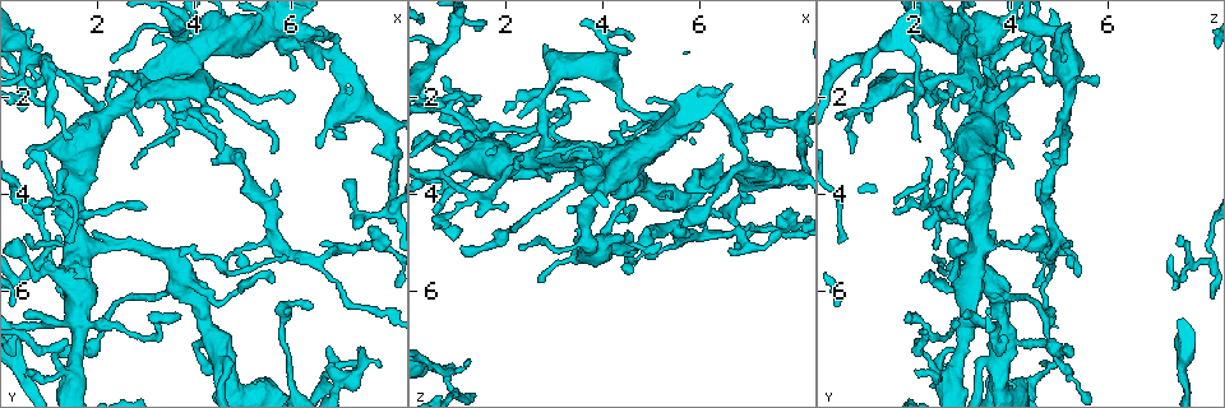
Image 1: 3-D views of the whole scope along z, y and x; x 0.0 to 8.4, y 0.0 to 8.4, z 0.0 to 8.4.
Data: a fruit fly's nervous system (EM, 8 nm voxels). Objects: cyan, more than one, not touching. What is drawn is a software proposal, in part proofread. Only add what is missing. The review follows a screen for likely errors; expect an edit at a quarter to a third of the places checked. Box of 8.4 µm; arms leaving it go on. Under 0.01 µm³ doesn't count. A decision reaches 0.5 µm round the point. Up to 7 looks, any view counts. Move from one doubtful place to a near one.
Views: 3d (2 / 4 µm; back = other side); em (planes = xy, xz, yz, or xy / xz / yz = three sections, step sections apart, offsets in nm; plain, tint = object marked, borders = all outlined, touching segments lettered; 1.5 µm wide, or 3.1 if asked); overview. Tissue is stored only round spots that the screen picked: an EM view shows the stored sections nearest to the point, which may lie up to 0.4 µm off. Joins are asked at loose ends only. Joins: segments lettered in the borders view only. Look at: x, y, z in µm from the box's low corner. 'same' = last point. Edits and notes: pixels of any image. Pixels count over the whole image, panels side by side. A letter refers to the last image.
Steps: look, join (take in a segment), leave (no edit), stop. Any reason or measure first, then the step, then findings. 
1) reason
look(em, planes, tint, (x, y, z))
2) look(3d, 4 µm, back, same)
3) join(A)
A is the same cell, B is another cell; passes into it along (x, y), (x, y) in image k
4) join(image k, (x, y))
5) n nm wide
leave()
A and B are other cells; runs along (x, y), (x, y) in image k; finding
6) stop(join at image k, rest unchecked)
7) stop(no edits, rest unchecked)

end of a long branch
look(em, xz, step 4, tint, (1.50, 2.85, 2.00))

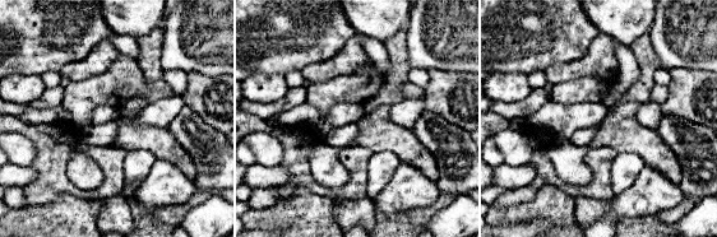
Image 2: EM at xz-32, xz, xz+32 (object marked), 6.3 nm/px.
cut it another way
look(em, planes, borders, same)

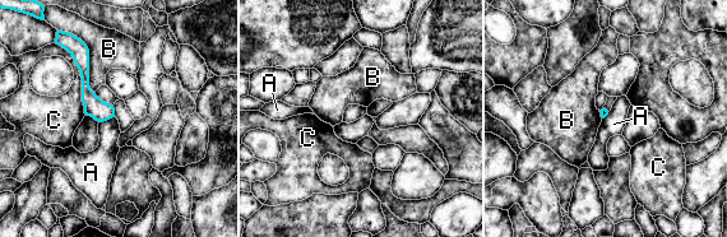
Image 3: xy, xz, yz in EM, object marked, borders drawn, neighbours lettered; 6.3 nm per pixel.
leave()
A, B and C are other cells; border along (114, 116), (100, 122) in image 3; no lettered segment goes on from it

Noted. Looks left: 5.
three arms meet
look(3d, 2 µm, (2.05, 1.65, 4.25))

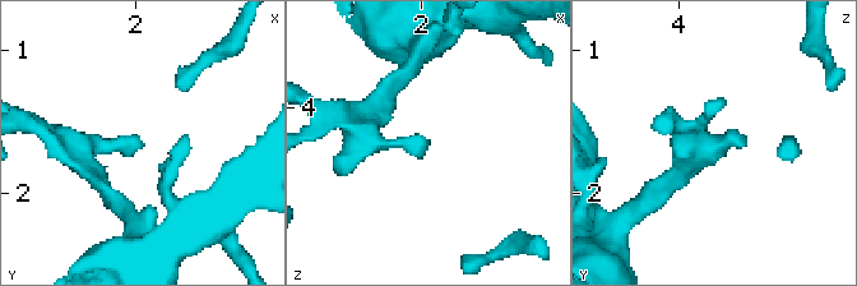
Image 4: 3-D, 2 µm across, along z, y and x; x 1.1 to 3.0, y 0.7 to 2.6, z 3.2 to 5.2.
3 arms
look(em, xy, step 4, borders, (2.04, 1.66, 4.28))

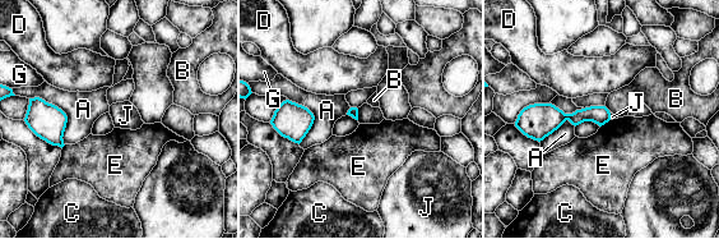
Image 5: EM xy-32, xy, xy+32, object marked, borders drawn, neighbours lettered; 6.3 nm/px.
look(em, planes, borders, same)

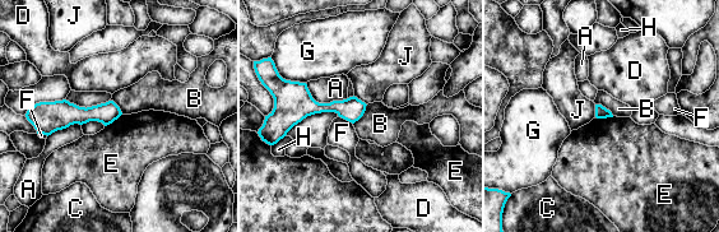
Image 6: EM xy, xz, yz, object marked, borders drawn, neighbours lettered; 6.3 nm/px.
80 nm wide
leave()
A, B, C, D, E, F, G, H and J are other cells; border along (367, 105), (363, 114), (353, 124) in image 6; none of them fits

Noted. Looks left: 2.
thin end
look(3d, 2 µm, (3.00, 4.30, 2.65))

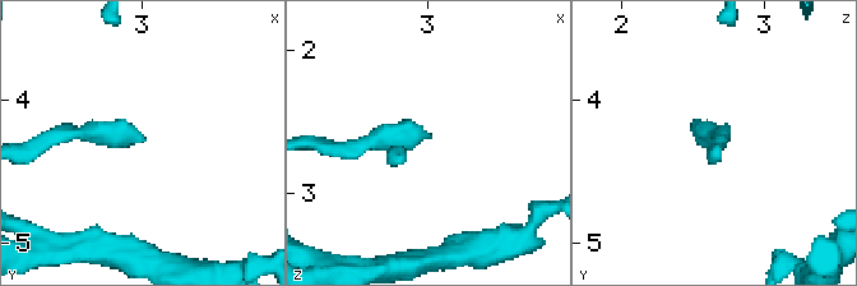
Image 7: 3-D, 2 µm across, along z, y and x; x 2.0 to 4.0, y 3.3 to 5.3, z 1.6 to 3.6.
look(em, 3.1 µm, planes, borders, (3.00, 4.30, 2.62))

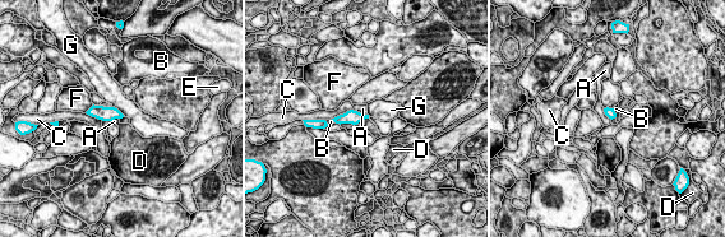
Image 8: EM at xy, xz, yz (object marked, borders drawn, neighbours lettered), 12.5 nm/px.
C touches over 280 nm
leave()
A, B, C, D, E, F and G are other cells; border along (368, 117), (364, 120) in image 8; none of them fits

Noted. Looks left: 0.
stop(no edits, rest unchecked)

